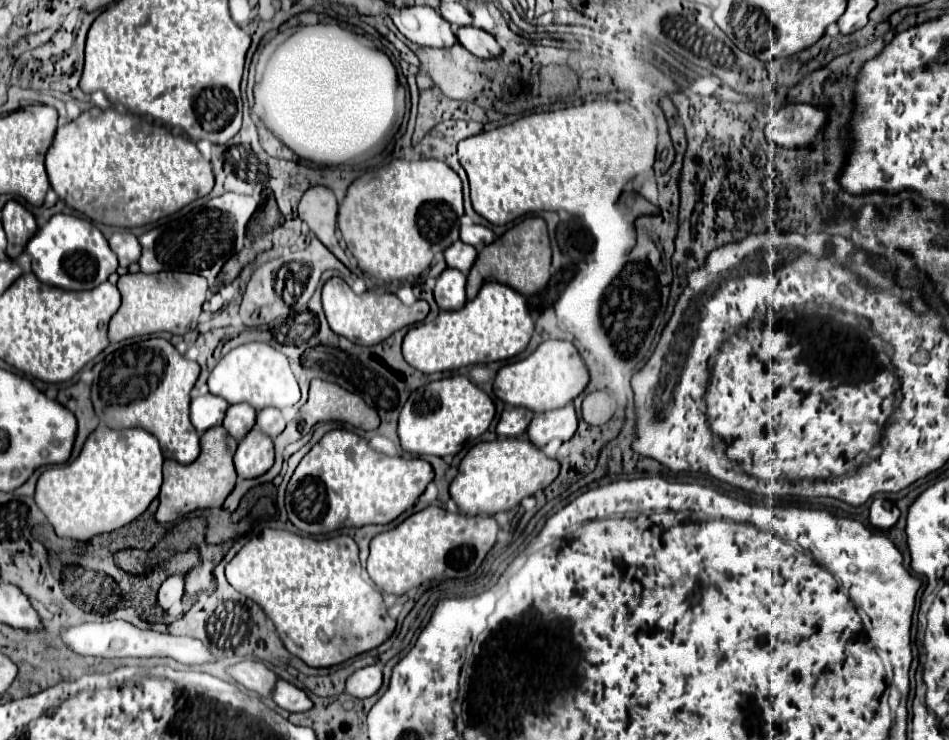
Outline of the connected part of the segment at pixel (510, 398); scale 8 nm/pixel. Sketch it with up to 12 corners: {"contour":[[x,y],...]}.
{"contour":[[543,341],[497,371],[493,393],[545,413],[583,393],[573,343]]}

